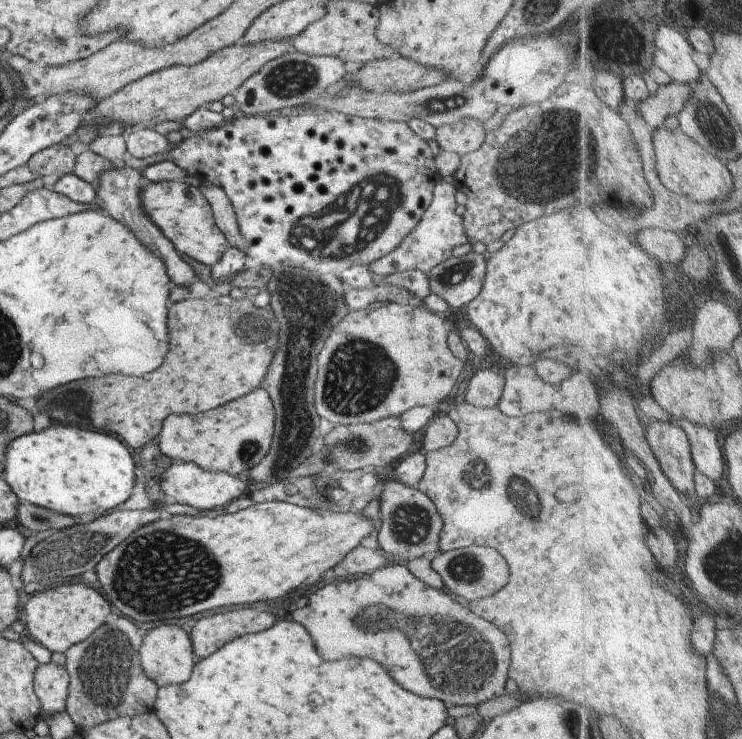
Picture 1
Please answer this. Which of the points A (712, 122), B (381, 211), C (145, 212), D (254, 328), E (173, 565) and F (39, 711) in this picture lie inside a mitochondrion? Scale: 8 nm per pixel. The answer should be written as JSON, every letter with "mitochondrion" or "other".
{"A":"mitochondrion","B":"mitochondrion","C":"other","D":"mitochondrion","E":"mitochondrion","F":"other"}

